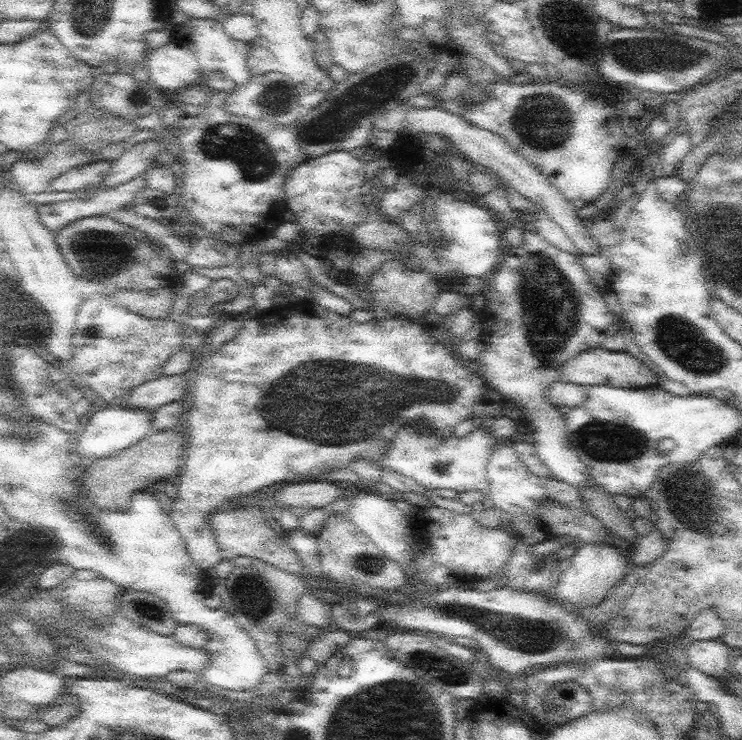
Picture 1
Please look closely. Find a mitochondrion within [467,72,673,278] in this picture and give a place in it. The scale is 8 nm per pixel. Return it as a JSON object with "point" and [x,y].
{"point":[541,122]}

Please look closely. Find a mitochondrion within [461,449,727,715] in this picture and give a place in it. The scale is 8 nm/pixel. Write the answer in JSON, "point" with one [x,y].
{"point":[695,513]}

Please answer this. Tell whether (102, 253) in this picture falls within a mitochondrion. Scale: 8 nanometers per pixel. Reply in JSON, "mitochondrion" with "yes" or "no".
{"mitochondrion":"yes"}

